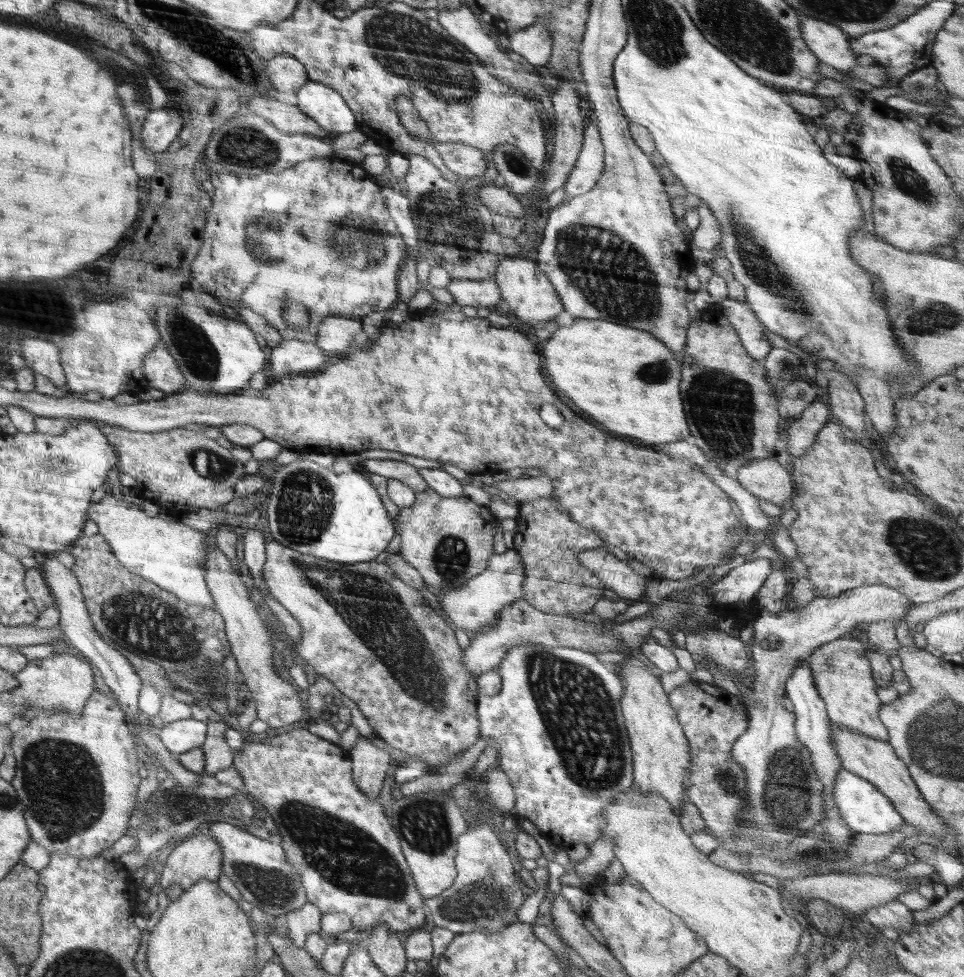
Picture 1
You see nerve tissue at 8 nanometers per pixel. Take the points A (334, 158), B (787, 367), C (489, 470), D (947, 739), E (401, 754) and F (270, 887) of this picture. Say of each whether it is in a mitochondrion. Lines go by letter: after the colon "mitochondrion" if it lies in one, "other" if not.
A: other
B: mitochondrion
C: other
D: mitochondrion
E: other
F: mitochondrion

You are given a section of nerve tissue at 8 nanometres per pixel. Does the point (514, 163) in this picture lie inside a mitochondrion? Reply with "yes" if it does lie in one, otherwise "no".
yes

